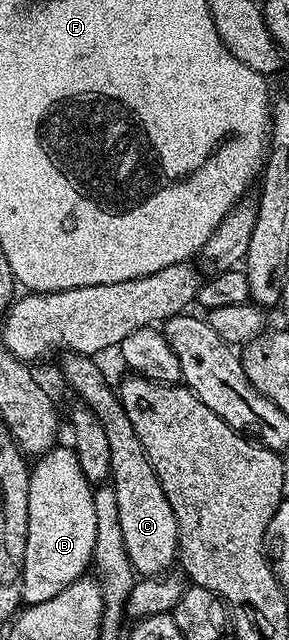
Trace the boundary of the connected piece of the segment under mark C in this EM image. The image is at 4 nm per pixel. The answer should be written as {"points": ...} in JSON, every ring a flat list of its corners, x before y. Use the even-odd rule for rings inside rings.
{"points":[[68,353,64,357,61,368,68,386,93,410,93,414,97,414,109,438,110,483,117,494,117,515,121,518,121,535,125,538,129,562,140,577,166,573,180,553,179,527,173,506,169,506,169,498,165,498,165,490,161,490,161,482,157,482,157,474,145,454,145,446,141,446,141,438,137,438,129,414,125,414,116,389,107,385,97,360,79,353]]}

